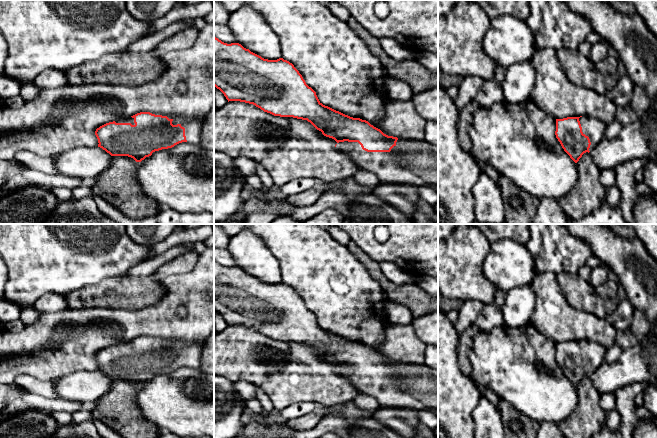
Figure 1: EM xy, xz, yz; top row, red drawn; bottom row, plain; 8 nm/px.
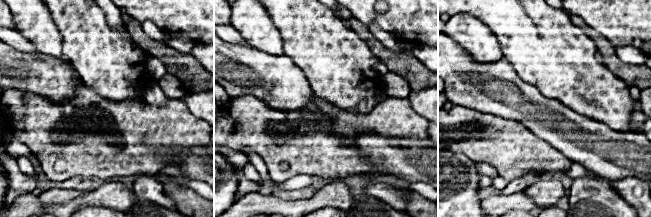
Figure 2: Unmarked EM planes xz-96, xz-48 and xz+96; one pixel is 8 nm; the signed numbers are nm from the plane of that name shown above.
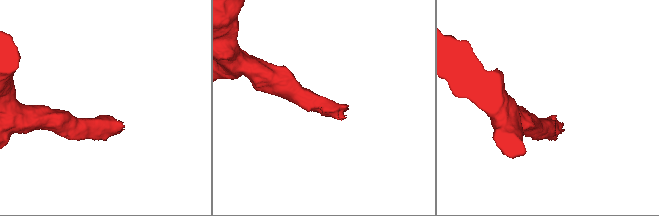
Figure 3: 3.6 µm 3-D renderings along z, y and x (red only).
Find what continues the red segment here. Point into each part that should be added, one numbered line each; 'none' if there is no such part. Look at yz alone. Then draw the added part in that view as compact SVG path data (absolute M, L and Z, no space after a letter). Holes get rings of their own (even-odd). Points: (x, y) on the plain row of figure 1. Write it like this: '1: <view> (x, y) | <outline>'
1: yz (593, 352) | M582 340L579 342L582 356L589 361L591 375L603 362L606 355L606 349L598 343Z

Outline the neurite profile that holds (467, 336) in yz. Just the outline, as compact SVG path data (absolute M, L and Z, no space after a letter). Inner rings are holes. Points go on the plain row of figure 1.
M474 324L470 325L460 334L458 343L458 363L461 370L469 376L471 374L471 364L468 358L474 338L481 330Z

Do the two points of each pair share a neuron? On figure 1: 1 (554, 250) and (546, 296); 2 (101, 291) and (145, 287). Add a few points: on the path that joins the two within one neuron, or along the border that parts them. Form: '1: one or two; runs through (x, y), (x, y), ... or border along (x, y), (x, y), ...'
1: two; border along (536, 272), (554, 272), (556, 274)
2: one; runs through (112, 291), (134, 291)

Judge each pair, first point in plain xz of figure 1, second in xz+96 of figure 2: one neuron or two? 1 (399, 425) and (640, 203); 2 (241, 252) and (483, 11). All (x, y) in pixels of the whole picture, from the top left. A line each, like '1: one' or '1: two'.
1: one
2: two

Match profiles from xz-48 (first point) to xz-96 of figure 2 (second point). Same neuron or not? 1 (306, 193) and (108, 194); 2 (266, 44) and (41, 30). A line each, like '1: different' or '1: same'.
1: different
2: same

